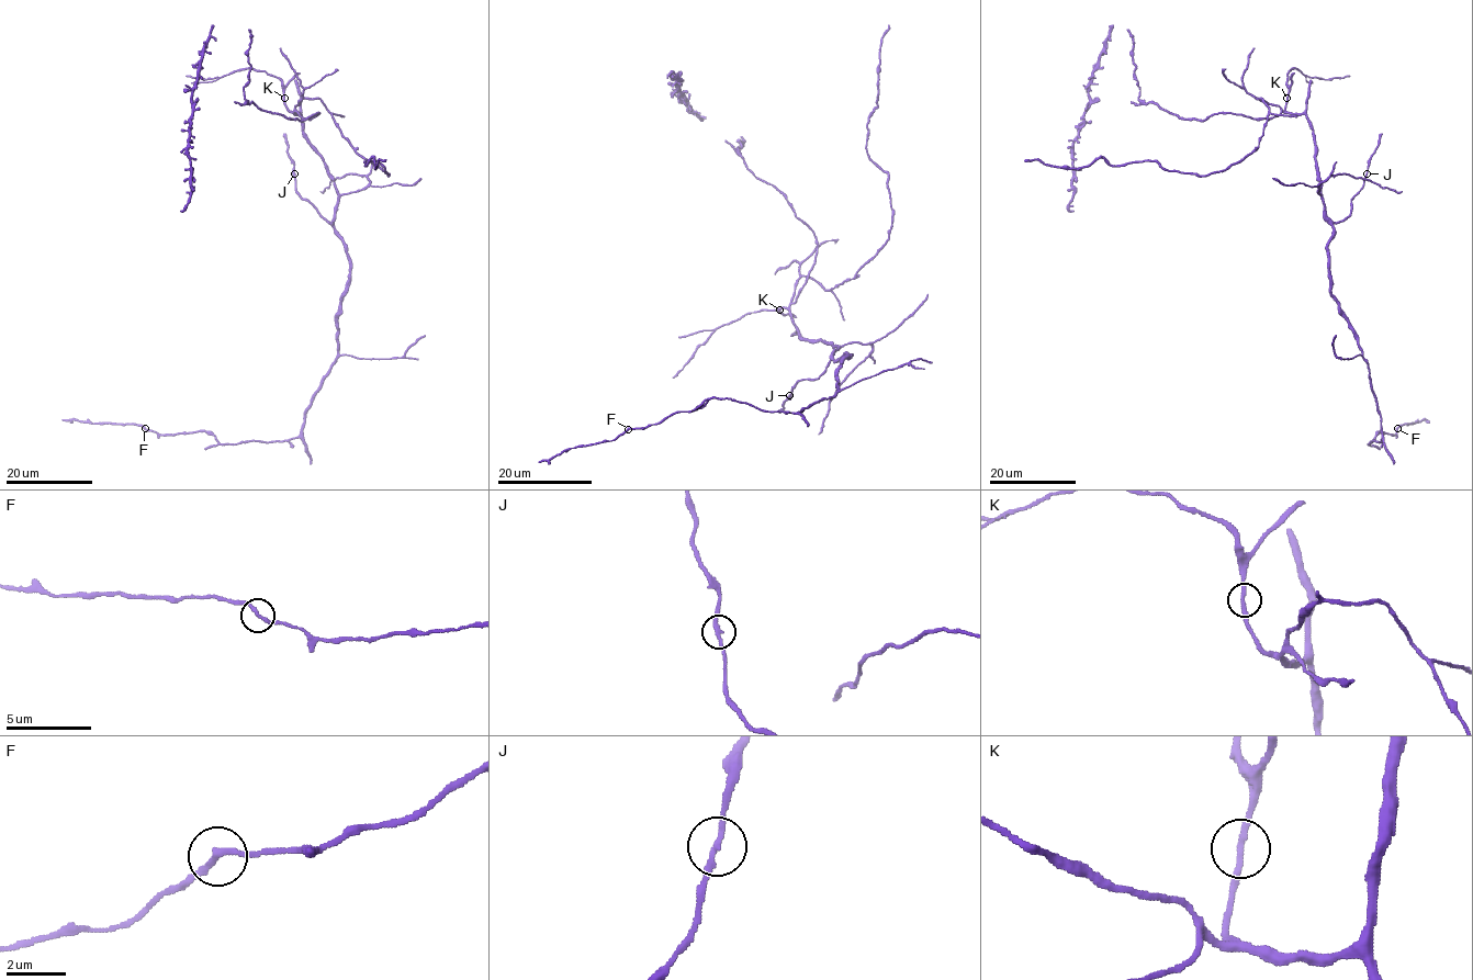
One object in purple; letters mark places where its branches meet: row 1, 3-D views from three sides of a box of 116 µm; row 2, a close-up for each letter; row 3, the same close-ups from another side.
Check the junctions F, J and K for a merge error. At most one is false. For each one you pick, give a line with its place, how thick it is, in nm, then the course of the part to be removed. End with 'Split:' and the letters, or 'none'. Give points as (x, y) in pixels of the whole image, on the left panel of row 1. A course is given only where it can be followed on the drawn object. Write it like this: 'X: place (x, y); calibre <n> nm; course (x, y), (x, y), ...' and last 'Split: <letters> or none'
Split: none

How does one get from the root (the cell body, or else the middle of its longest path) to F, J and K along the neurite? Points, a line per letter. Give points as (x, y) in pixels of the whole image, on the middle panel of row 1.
F: (827, 342), (838, 347), (834, 359), (850, 356), (838, 370), (835, 393), (802, 410), (709, 398), (628, 429)
J: (827, 342), (838, 347), (827, 370), (818, 378), (800, 379), (789, 395)
K: (827, 342), (801, 338), (791, 313), (784, 307), (779, 310)

